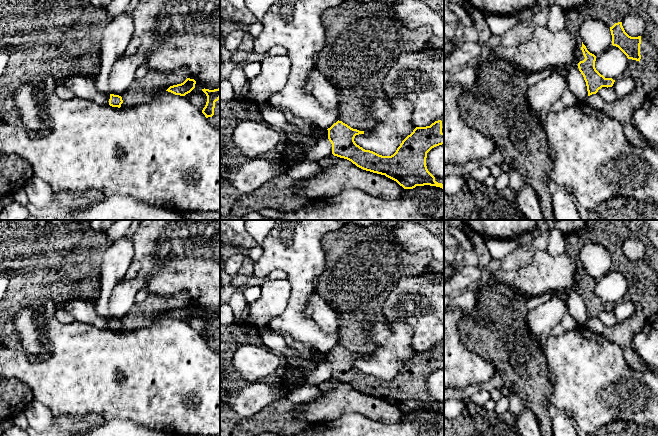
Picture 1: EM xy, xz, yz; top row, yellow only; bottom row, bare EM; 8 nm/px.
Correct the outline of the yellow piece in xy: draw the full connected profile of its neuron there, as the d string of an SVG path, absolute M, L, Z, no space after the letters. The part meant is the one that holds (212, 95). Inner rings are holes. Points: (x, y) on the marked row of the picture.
M204 88L202 91L207 96L207 102L202 113L208 122L220 131L220 88L214 90Z

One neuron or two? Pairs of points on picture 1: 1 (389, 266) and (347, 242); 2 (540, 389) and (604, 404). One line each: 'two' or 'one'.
1: one
2: two

